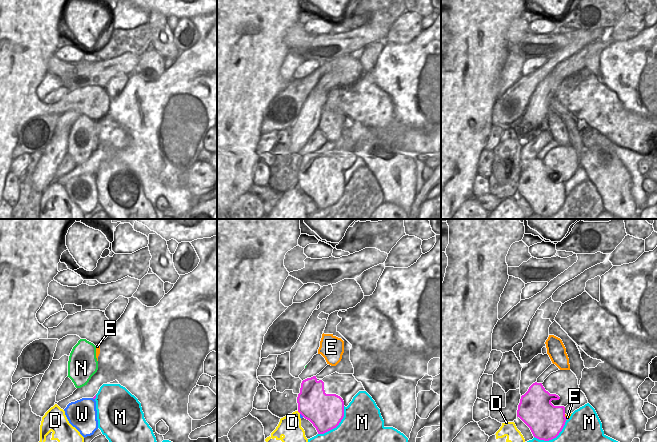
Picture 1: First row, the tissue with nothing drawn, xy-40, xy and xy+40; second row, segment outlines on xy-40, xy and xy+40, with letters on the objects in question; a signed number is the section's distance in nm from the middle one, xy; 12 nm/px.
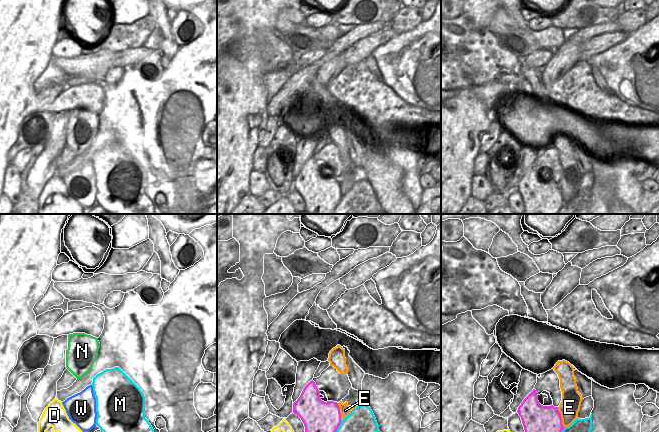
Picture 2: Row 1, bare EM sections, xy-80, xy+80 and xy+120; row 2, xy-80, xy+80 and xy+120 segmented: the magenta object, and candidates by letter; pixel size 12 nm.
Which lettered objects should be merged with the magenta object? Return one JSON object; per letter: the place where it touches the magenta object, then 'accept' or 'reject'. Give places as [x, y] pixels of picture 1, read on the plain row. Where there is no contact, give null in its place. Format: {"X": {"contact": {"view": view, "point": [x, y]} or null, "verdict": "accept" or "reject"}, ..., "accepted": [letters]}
{"D": {"contact": {"view": "xy", "point": [299, 188]}, "verdict": "accept"}, "E": {"contact": {"view": "xy+40", "point": [565, 193]}, "verdict": "reject"}, "M": {"contact": {"view": "xy", "point": [337, 201]}, "verdict": "reject"}, "N": {"contact": null, "verdict": "reject"}, "W": {"contact": {"view": "xy", "point": [302, 191]}, "verdict": "reject"}, "accepted": ["D"]}

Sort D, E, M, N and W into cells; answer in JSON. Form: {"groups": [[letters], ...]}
{"groups": [["D"], ["E", "N"], ["M"], ["W"]]}

